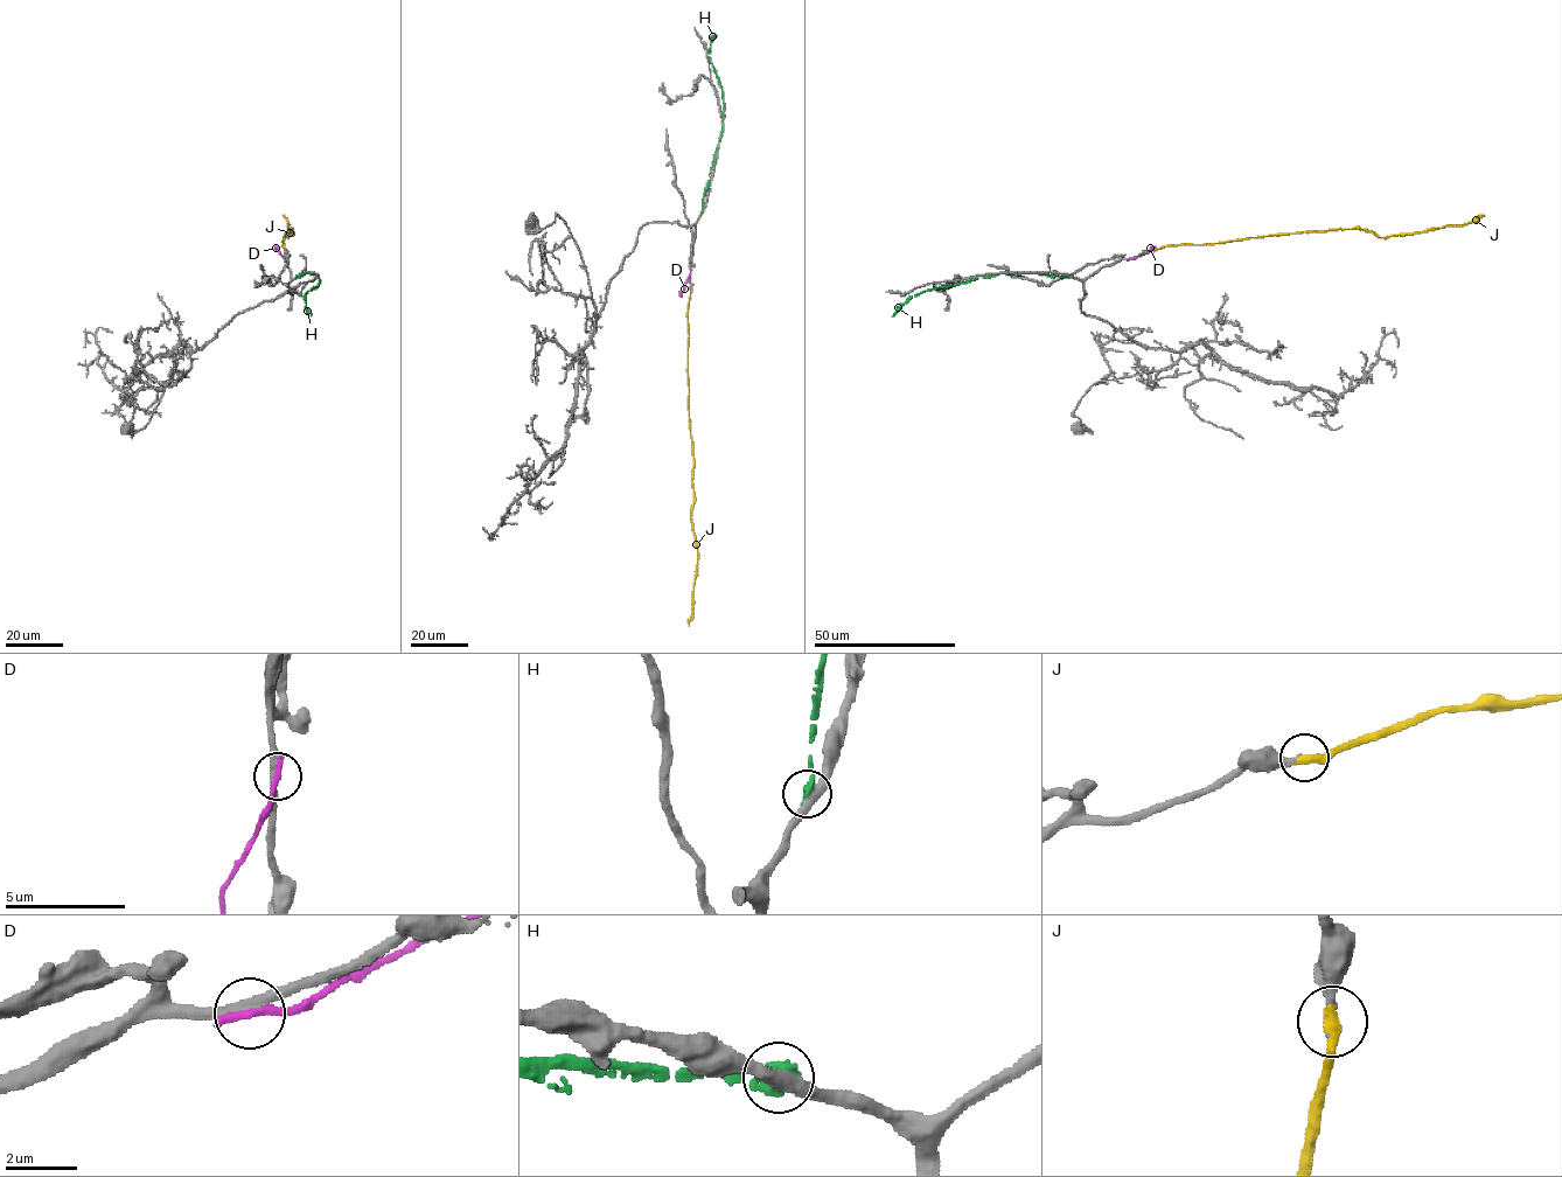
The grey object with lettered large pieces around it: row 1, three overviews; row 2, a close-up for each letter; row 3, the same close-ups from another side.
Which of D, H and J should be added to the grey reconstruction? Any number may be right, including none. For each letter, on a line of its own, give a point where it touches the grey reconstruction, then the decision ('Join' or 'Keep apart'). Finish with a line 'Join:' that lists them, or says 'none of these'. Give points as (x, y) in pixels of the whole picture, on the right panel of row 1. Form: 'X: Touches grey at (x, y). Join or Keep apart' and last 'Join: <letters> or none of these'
D: Touches grey at (1130, 259). Keep apart
H: Touches grey at (1071, 277). Keep apart
J: Touches grey at (1150, 251). Join
Join: J

